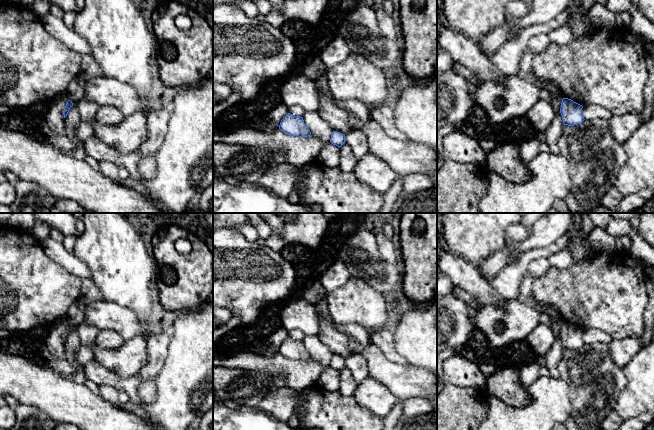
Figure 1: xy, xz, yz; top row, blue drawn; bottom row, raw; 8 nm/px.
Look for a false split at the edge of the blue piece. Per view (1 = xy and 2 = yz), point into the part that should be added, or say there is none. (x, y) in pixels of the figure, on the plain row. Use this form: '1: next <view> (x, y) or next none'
1: next none
2: next none

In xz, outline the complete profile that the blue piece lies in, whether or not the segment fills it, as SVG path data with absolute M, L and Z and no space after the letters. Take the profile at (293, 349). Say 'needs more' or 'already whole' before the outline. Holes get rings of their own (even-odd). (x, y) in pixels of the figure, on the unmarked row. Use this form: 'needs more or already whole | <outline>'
already whole | M290 337L281 344L279 353L292 360L308 361L311 359L311 356L304 347L303 342Z

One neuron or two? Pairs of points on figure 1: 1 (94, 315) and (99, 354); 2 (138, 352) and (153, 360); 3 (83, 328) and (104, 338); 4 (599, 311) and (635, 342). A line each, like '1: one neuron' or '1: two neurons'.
1: two neurons
2: two neurons
3: two neurons
4: two neurons

